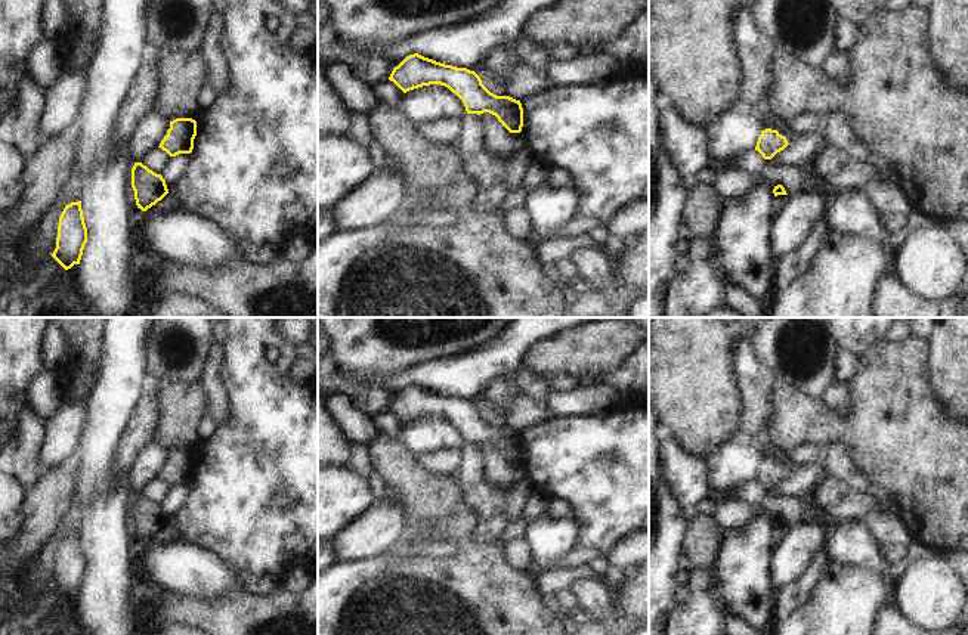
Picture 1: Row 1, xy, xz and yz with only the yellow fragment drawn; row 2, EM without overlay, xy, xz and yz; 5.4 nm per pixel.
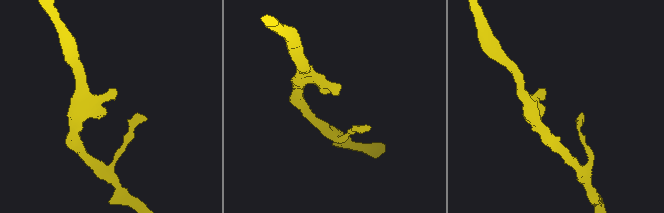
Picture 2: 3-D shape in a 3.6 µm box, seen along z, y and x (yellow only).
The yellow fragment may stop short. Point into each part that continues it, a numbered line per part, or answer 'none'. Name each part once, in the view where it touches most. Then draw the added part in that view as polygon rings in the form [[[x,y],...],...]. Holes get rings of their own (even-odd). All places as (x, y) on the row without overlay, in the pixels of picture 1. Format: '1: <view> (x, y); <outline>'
none

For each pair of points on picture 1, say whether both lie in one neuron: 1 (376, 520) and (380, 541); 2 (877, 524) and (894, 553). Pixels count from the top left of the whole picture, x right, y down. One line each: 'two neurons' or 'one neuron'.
1: one neuron
2: two neurons

